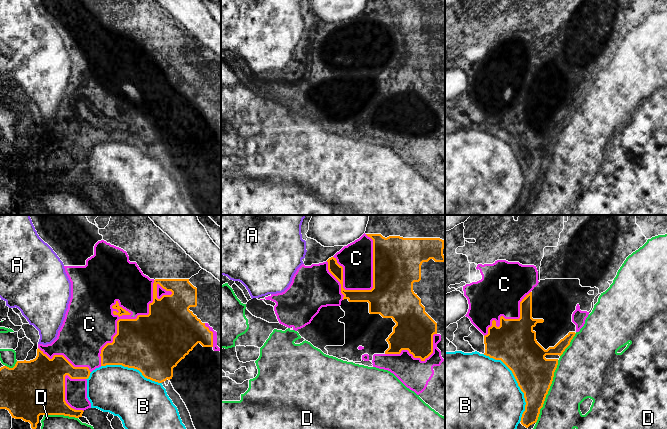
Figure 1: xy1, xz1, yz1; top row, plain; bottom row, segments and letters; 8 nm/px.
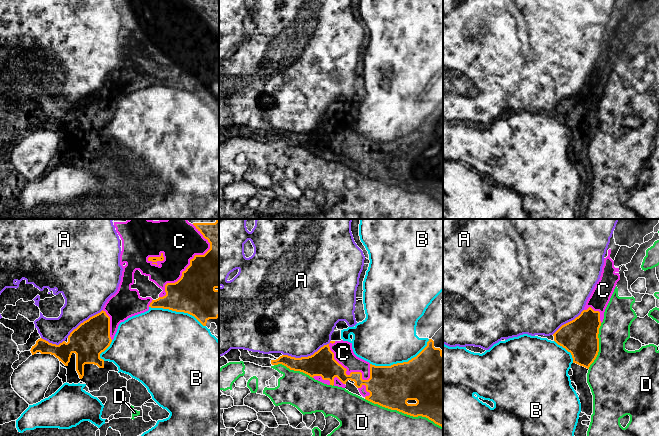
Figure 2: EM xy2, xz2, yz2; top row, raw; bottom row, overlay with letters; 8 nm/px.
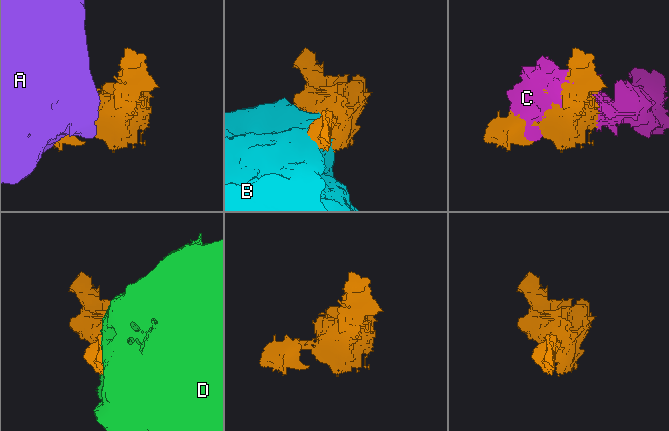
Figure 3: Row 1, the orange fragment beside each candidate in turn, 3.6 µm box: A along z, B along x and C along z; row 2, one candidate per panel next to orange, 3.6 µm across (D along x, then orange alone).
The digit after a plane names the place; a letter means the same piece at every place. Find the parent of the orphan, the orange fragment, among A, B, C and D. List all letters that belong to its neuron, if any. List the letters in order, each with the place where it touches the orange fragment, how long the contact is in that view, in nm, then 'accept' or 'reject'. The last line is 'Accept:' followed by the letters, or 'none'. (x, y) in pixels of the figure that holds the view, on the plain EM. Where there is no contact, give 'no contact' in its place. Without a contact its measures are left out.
A: xz2 (308, 132) | 400 nm | reject
B: yz1 (517, 158) | 600 nm | reject
C: xy1 (125, 95) | 800 nm | accept
D: xz2 (404, 189) | 650 nm | reject
Accept: C

